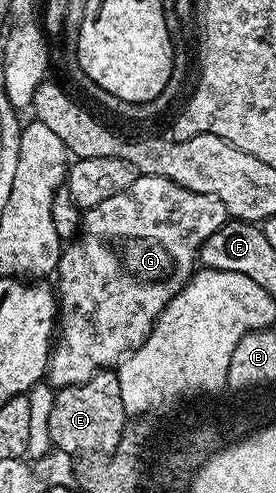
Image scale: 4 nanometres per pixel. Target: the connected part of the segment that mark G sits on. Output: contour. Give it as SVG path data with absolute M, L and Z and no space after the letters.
M138 175L135 183L131 183L131 187L127 187L127 191L119 191L119 195L111 195L111 199L103 199L103 203L84 210L81 218L80 232L62 248L61 258L57 264L55 296L57 298L59 336L56 338L49 354L48 384L53 387L64 387L83 383L87 379L91 379L91 375L95 375L99 370L116 366L122 358L140 347L149 338L153 325L167 307L167 303L171 303L173 296L187 284L198 268L201 244L213 232L219 231L226 220L225 204L219 199L215 199L215 195L203 195L199 191L191 191L187 187L179 187L179 183L171 183L171 179L147 177L144 175Z

